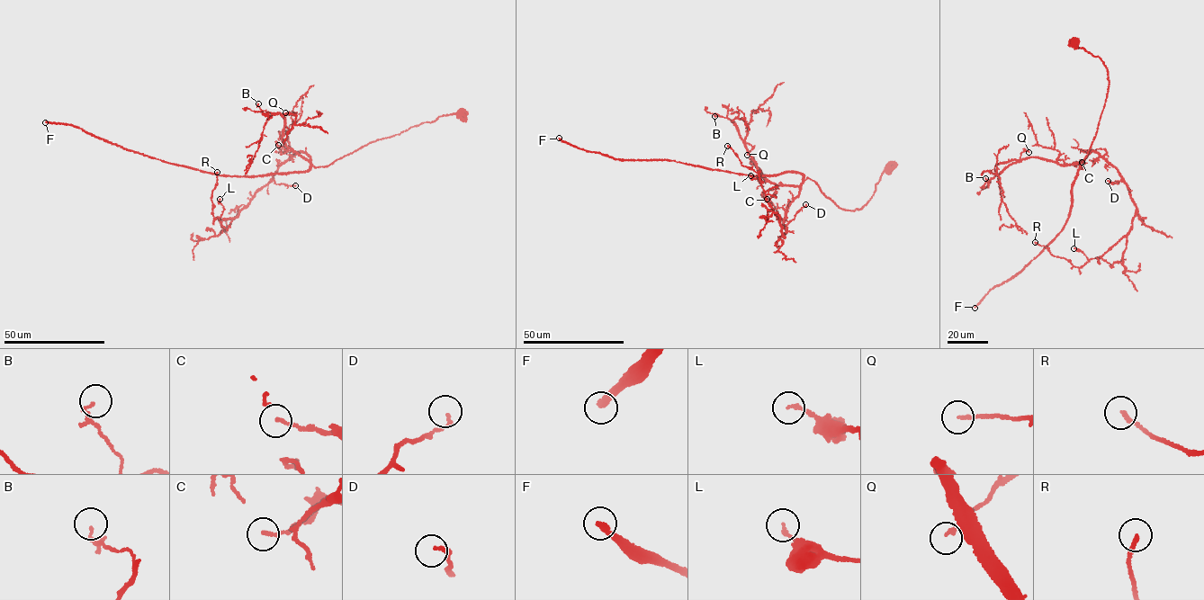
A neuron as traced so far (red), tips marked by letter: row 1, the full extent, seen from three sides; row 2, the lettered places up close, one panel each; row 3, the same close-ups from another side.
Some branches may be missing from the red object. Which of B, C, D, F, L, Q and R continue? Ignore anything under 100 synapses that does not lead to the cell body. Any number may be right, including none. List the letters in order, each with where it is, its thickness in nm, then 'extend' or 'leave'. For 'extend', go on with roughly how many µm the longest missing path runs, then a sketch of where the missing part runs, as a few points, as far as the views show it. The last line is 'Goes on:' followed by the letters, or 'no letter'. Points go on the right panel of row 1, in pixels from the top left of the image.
B: at (985, 178); 70 nm thick; leave
C: at (1082, 162); 130 nm thick; leave
D: at (1108, 181); 130 nm thick; leave
F: at (974, 308); 280 nm thick; extend; about 160 µm are missing
L: at (1073, 248); 150 nm thick; leave
Q: at (1028, 152); 140 nm thick; leave
R: at (1035, 242); 170 nm thick; leave
Goes on: F

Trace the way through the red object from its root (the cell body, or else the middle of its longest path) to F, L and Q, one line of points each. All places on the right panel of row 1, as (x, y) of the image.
F: (1073, 41), (1101, 59), (1109, 84), (1096, 134), (1071, 186), (1067, 219), (1039, 255), (974, 308)
L: (1073, 41), (1101, 59), (1109, 84), (1079, 166), (1100, 154), (1136, 211), (1100, 256), (1073, 248)
Q: (1073, 41), (1107, 70), (1095, 137), (1079, 166), (1082, 161), (1064, 165), (1033, 156), (1019, 161), (1028, 152)

